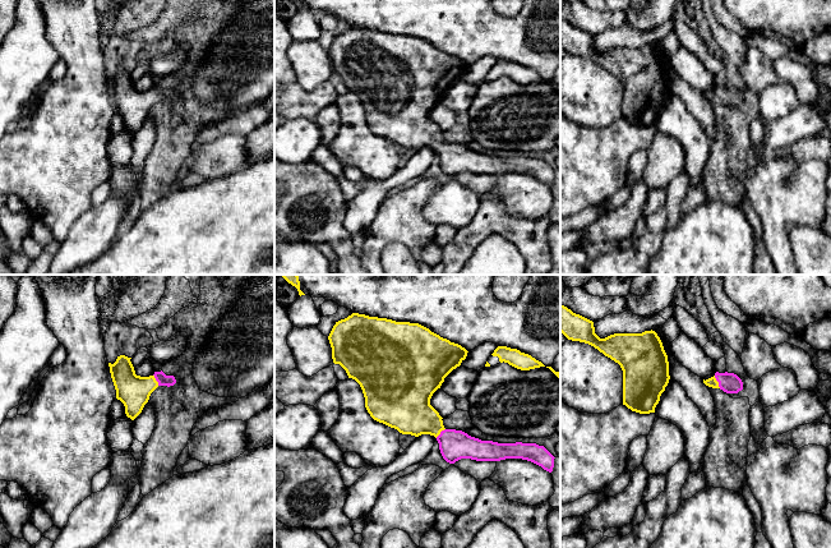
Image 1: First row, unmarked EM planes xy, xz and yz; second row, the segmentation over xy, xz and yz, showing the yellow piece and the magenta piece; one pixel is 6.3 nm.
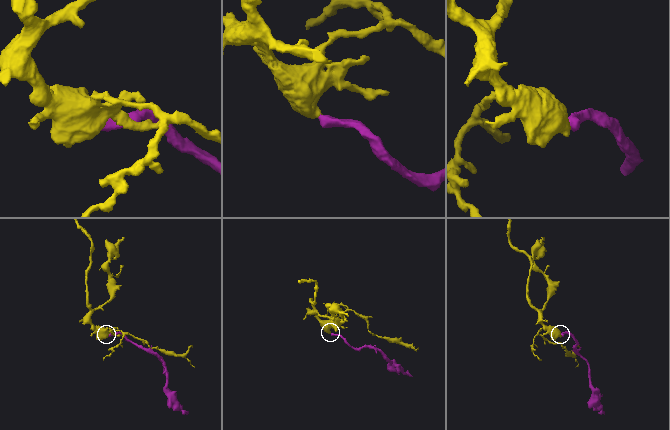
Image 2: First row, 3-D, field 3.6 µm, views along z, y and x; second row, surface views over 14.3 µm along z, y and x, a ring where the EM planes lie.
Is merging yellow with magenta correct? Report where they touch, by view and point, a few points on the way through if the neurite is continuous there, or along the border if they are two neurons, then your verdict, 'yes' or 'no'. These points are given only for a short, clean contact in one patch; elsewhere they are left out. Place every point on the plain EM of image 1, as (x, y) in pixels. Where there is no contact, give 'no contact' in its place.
yz (718, 96) | across yz (711, 96), (718, 96), (729, 96) | yes

